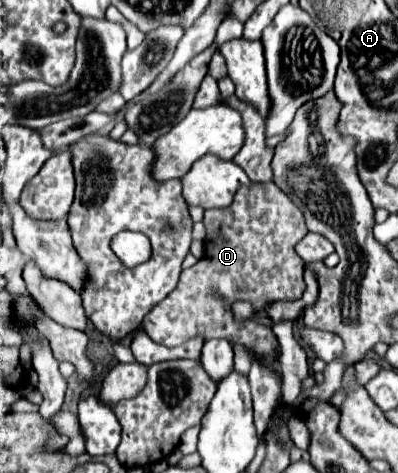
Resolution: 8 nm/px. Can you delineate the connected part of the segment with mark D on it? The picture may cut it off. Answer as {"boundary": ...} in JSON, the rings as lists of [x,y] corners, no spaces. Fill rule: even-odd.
{"boundary":[[[251,183],[235,193],[235,199],[229,207],[205,211],[203,223],[207,229],[203,259],[199,259],[191,269],[185,269],[183,275],[179,277],[179,287],[175,287],[175,291],[171,291],[171,295],[167,295],[167,299],[163,299],[159,307],[153,307],[147,313],[147,319],[143,319],[145,333],[155,343],[167,347],[177,347],[179,343],[185,343],[195,335],[201,335],[203,339],[223,337],[233,345],[243,345],[245,349],[249,349],[253,361],[271,359],[271,363],[275,363],[275,369],[279,371],[279,341],[271,327],[257,321],[257,315],[265,313],[263,307],[267,307],[267,303],[295,301],[301,299],[305,291],[305,281],[303,281],[305,263],[295,253],[295,245],[307,233],[303,213],[287,199],[287,195],[275,183]],[[235,301],[251,303],[253,315],[245,321],[233,319],[231,307]]]}

